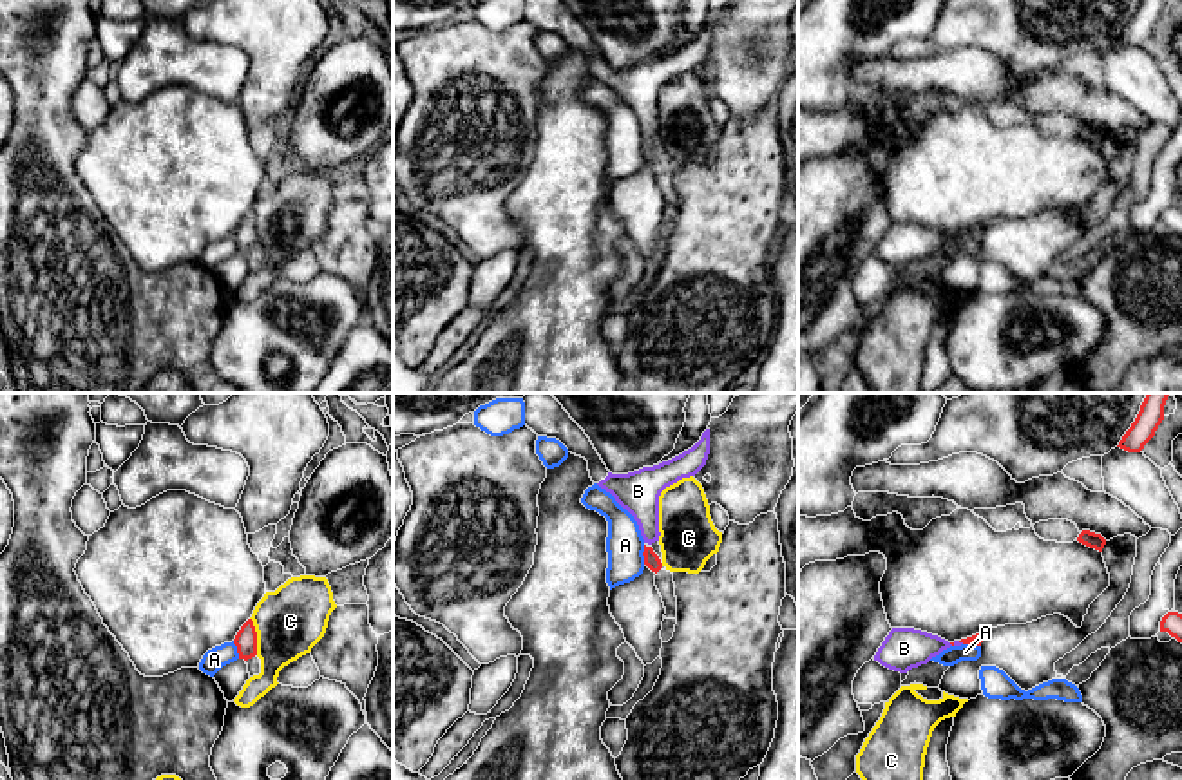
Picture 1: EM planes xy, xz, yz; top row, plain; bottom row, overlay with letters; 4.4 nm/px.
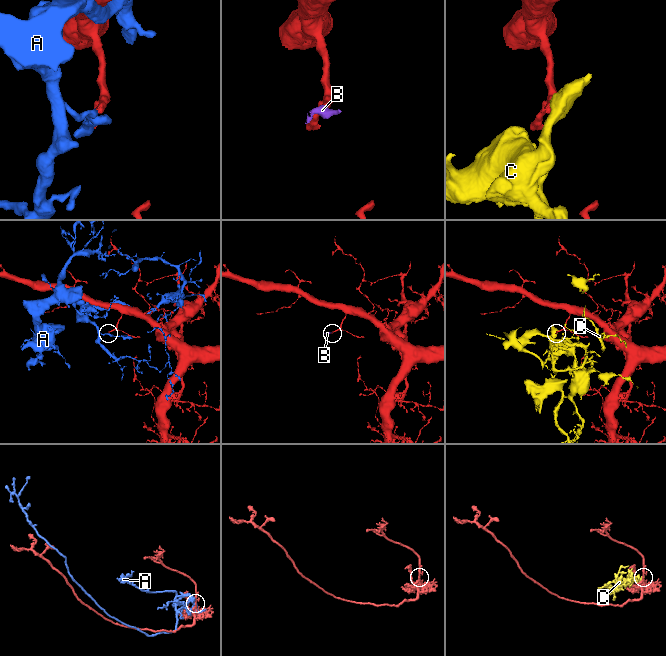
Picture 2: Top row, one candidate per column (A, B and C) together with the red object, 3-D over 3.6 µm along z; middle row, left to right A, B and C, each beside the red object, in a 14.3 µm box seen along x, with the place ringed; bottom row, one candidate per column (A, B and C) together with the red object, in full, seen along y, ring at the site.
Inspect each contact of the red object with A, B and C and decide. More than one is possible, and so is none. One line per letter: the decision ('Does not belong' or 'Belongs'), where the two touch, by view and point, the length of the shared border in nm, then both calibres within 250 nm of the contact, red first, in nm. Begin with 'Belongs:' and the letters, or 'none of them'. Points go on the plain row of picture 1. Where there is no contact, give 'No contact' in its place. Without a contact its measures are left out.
Belongs: B
A: Does not belong. Touches red at xz (643, 149). Shared border 90 nm. Thickness 70 nm (red) against 170 nm
B: Belongs. Touches red at yz (953, 237). Shared border 30 nm. Thickness 20 nm (red) against 190 nm
C: Does not belong. Touches red at xy (256, 230). Shared border 170 nm. Thickness 100 nm (red) against 300 nm

